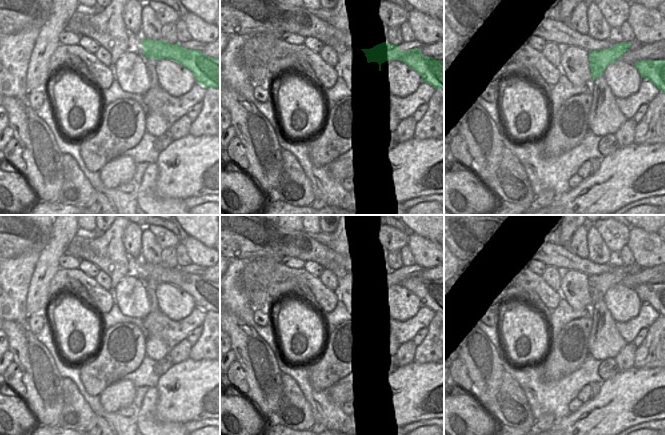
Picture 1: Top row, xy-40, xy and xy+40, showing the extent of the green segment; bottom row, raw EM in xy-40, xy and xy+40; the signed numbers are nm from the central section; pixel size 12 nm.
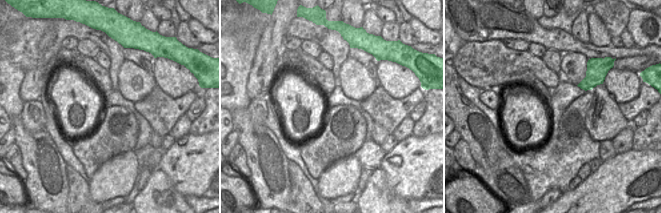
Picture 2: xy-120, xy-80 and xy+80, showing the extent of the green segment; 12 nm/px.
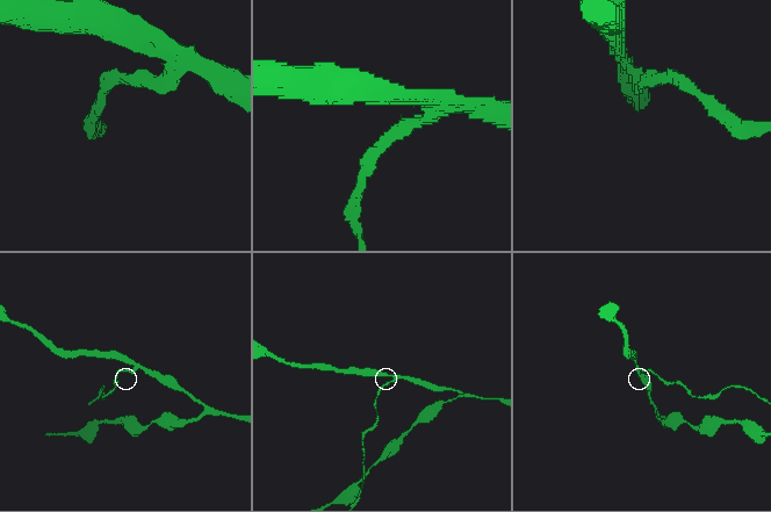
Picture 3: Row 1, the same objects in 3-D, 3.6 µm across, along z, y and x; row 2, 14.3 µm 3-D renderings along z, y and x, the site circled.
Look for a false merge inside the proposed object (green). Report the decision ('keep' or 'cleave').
cleave

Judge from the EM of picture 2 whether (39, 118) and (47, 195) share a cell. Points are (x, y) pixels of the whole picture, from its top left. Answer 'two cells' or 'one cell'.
two cells

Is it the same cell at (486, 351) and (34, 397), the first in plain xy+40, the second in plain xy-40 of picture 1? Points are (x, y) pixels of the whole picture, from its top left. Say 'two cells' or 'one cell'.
one cell

